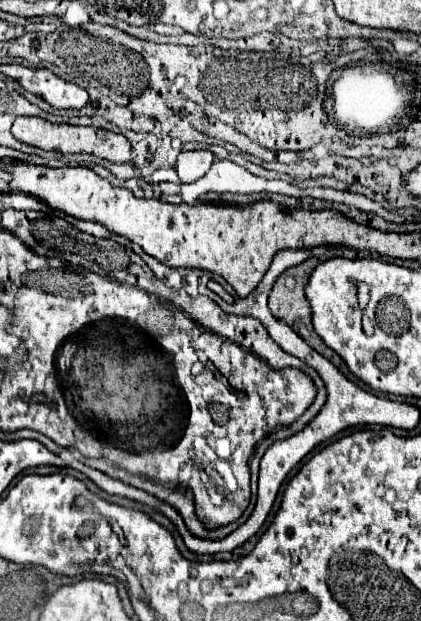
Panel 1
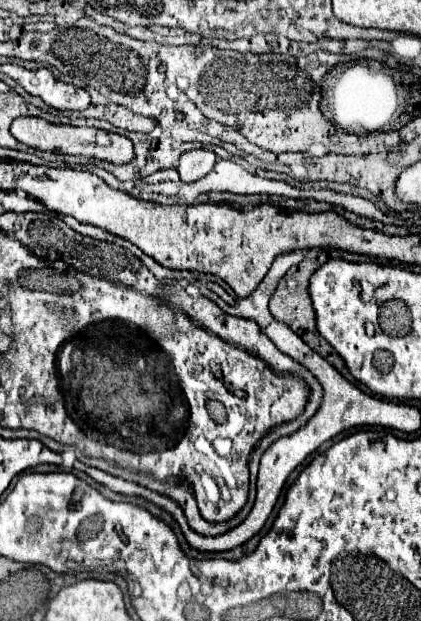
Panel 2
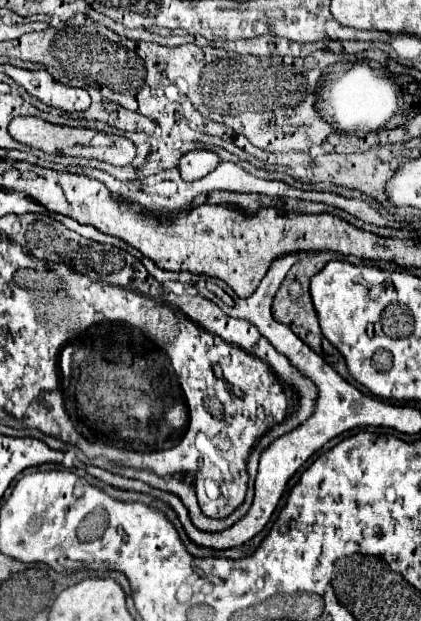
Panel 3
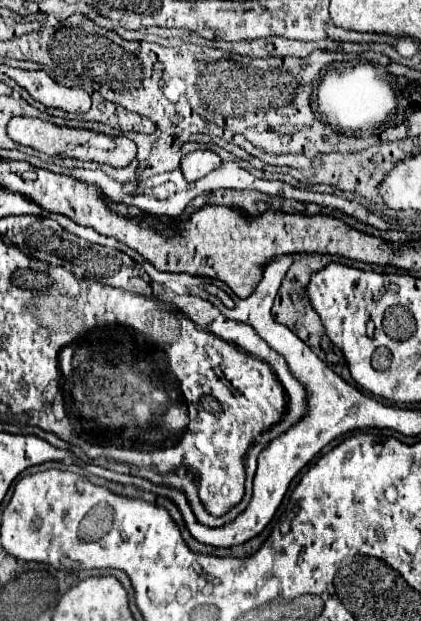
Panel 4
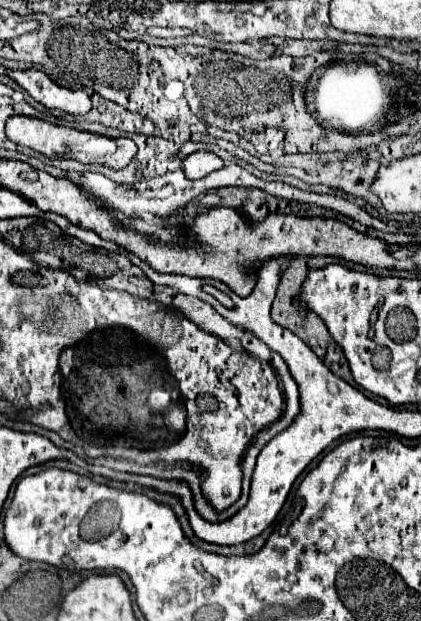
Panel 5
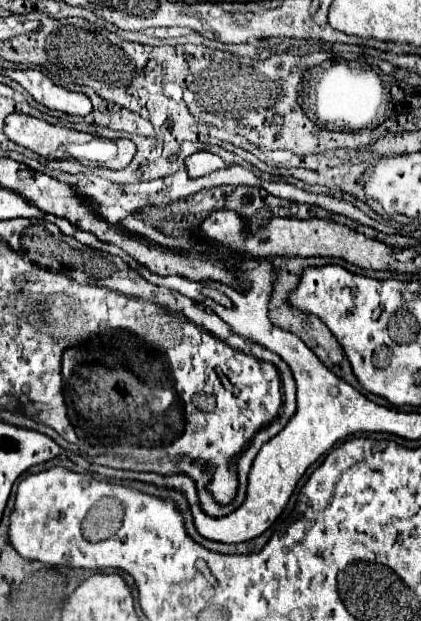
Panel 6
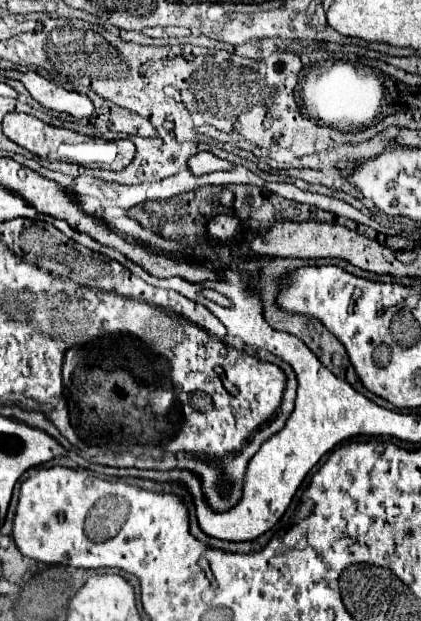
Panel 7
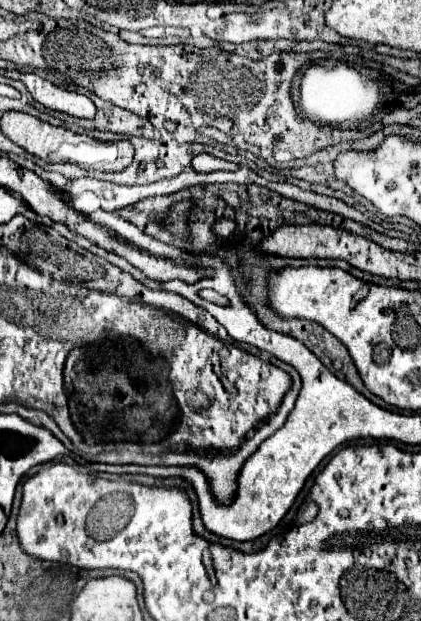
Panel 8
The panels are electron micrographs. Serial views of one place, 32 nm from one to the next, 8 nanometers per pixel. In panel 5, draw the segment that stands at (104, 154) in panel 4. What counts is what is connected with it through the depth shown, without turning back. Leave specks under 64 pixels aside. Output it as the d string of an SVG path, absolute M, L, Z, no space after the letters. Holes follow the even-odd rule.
M12 116L6 122L6 136L12 142L16 142L20 146L28 146L44 156L50 156L50 158L56 158L56 156L74 158L74 160L88 158L88 160L96 160L98 164L104 164L110 168L128 166L136 154L136 144L130 138L114 140L114 138L106 138L106 136L92 134L92 132L82 132L82 130L74 130L74 128L66 128L66 126L54 126L46 120L30 118L30 116Z

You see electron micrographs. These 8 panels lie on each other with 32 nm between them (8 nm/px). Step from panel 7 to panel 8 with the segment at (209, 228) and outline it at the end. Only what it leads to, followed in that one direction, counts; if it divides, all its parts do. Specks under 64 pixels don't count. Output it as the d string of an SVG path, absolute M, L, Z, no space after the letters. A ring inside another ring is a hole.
M220 218L220 220L216 220L216 222L214 222L212 232L216 232L216 236L218 236L218 238L228 238L228 236L232 236L234 226L236 226L236 222L234 222L234 220L230 220L230 218Z

